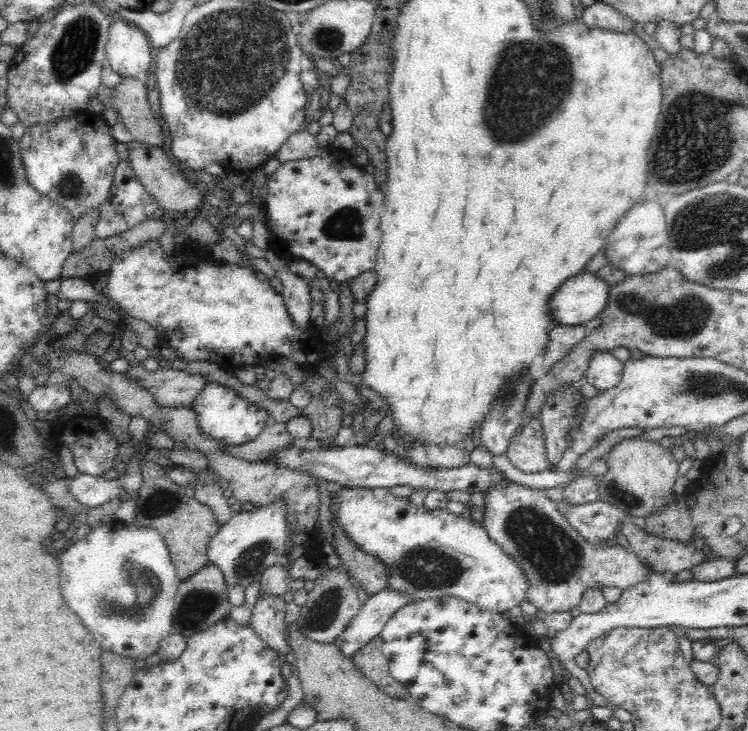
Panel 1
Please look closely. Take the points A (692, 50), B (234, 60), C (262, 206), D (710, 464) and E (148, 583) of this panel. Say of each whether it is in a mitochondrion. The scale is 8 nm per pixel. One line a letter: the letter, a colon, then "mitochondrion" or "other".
A: other
B: mitochondrion
C: other
D: other
E: mitochondrion

